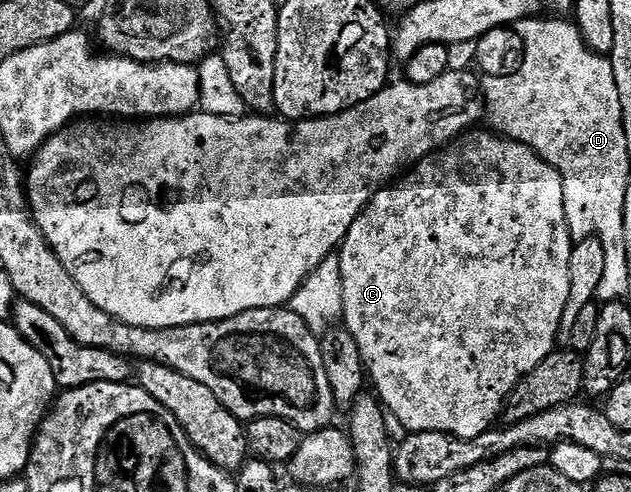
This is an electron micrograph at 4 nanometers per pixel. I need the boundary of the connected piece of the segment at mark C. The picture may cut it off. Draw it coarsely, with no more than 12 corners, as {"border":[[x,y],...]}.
{"border":[[467,132],[377,190],[342,318],[406,432],[554,353],[560,172]]}

